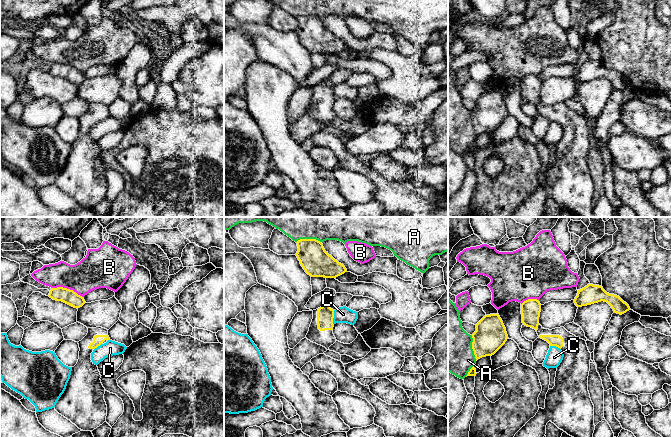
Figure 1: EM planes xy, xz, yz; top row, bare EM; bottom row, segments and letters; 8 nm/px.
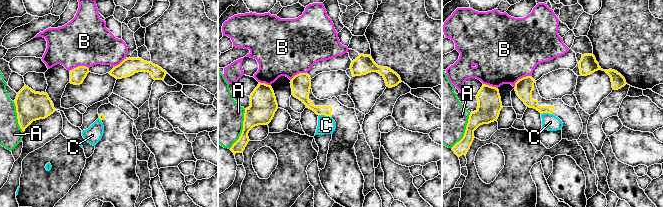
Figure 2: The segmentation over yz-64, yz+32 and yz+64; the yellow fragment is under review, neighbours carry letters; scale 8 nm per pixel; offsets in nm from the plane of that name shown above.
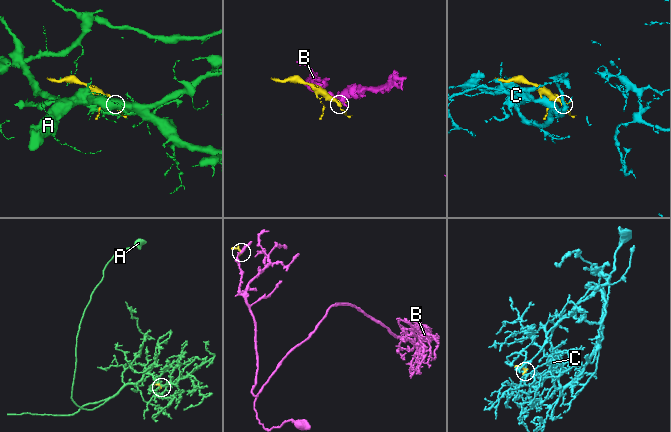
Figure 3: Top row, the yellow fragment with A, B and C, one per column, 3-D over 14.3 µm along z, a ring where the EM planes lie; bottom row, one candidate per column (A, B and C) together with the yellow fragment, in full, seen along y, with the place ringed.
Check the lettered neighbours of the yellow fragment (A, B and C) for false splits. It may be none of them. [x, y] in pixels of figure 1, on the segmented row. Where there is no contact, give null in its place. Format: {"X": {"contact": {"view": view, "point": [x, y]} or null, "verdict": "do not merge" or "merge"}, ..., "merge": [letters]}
{"A": {"contact": {"view": "yz", "point": [472, 348]}, "verdict": "do not merge"}, "B": {"contact": {"view": "xy", "point": [66, 288]}, "verdict": "do not merge"}, "C": {"contact": {"view": "xz", "point": [333, 317]}, "verdict": "do not merge"}, "merge": []}

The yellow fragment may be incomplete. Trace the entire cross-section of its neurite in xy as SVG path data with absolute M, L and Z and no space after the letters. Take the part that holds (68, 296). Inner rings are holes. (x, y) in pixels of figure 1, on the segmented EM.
M63 287L51 288L48 296L53 300L62 301L77 309L86 303L82 296L78 295L73 290Z

